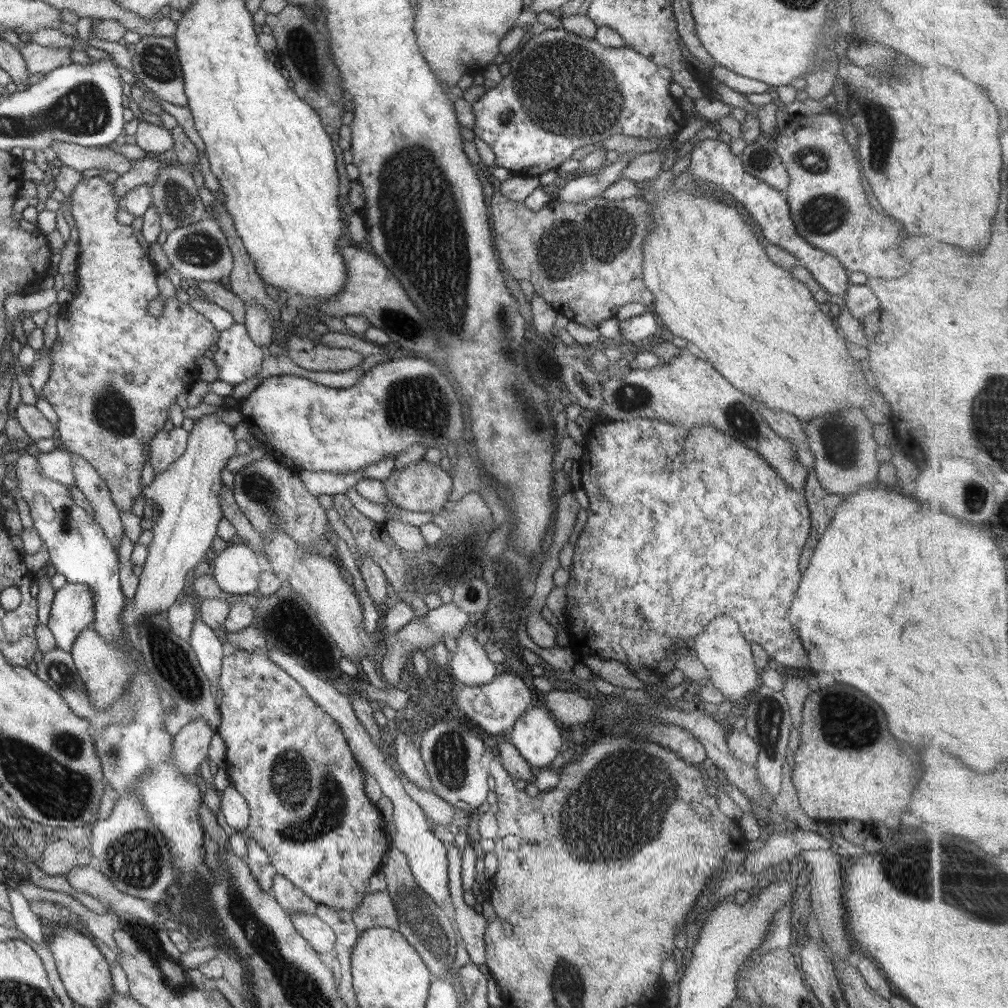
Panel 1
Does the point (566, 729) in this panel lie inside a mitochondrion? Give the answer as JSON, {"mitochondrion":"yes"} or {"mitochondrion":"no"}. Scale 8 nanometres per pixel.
{"mitochondrion":"no"}

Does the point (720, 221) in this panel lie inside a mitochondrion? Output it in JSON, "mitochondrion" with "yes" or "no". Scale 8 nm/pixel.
{"mitochondrion":"no"}

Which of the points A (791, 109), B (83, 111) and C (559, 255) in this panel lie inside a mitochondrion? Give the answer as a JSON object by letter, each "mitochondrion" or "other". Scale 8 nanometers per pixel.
{"A":"other","B":"mitochondrion","C":"mitochondrion"}

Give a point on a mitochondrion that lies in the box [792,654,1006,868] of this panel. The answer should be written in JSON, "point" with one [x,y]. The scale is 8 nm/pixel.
{"point":[859,725]}

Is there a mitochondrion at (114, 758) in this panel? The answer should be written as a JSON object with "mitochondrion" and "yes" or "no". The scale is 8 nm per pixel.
{"mitochondrion":"yes"}

